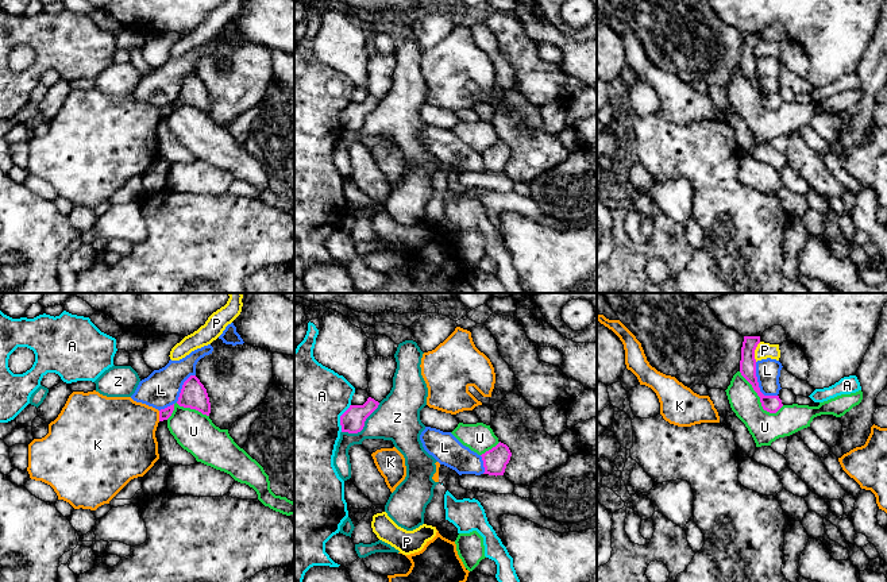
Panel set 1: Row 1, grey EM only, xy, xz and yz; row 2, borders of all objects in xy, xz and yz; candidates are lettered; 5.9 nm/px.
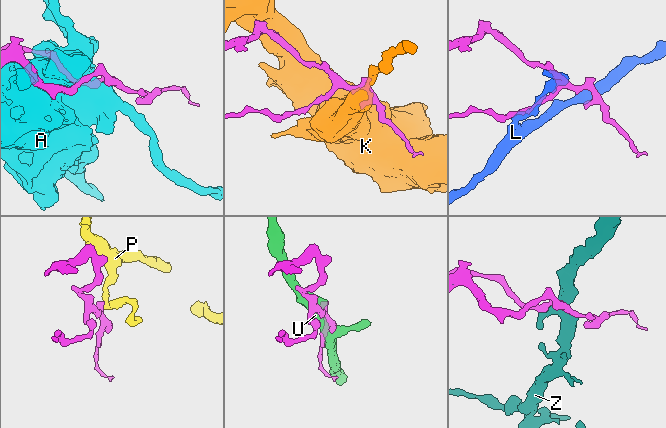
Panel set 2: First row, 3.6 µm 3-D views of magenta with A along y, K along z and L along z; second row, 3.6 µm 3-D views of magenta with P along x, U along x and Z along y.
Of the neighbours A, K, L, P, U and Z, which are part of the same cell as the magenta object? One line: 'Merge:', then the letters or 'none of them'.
Merge: none of them

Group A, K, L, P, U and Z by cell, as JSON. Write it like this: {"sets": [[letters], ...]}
{"sets": [["A"], ["K"], ["L"], ["P"], ["U"], ["Z"]]}

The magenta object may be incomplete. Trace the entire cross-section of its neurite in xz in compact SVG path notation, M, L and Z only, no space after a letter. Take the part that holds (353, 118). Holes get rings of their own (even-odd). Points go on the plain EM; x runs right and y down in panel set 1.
M369 95L363 103L350 103L340 113L342 130L358 131L363 127L366 116L378 105L379 100Z

